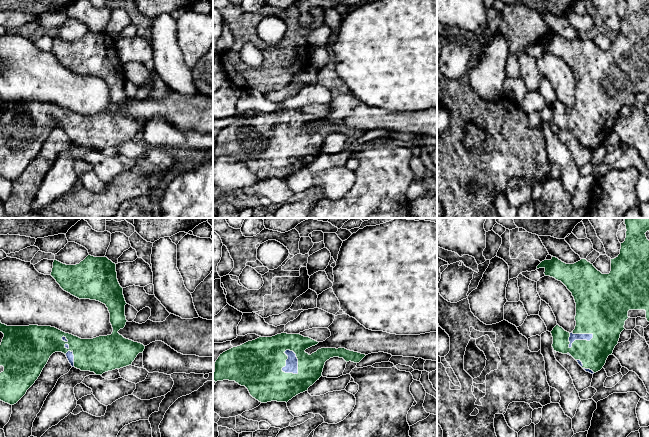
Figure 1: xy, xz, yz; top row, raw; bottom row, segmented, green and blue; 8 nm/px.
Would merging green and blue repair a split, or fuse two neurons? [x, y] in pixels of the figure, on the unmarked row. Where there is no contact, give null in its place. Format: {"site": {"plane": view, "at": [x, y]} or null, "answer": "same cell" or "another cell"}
{"site": {"plane": "xz", "at": [298, 136]}, "answer": "same cell"}

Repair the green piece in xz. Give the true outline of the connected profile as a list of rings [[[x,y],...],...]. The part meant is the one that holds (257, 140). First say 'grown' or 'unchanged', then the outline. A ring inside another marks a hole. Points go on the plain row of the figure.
grown; [[[281,109],[272,113],[259,113],[255,116],[248,117],[240,122],[233,123],[218,133],[215,138],[215,148],[213,156],[235,157],[241,162],[245,162],[250,171],[261,179],[271,177],[288,178],[296,171],[308,166],[322,152],[325,138],[333,133],[343,134],[346,138],[359,139],[366,131],[358,128],[350,127],[345,124],[321,124],[309,131],[305,128],[306,125],[317,121],[319,118],[304,113],[300,110]]]

